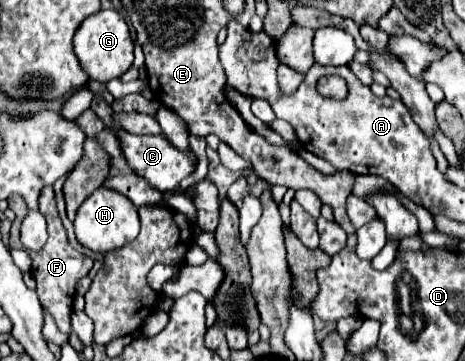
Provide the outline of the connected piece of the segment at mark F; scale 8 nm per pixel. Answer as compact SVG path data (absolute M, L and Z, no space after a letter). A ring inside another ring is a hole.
M45 187L39 195L39 211L43 213L43 217L47 219L47 229L49 229L49 239L45 243L45 247L38 253L33 254L32 274L37 281L37 295L43 307L47 307L51 311L51 315L57 321L59 331L71 335L71 313L73 313L73 297L75 297L75 283L85 277L91 267L93 261L85 255L81 255L79 251L75 251L69 243L67 243L67 233L61 225L57 207L55 207L55 195L53 195L53 187Z

